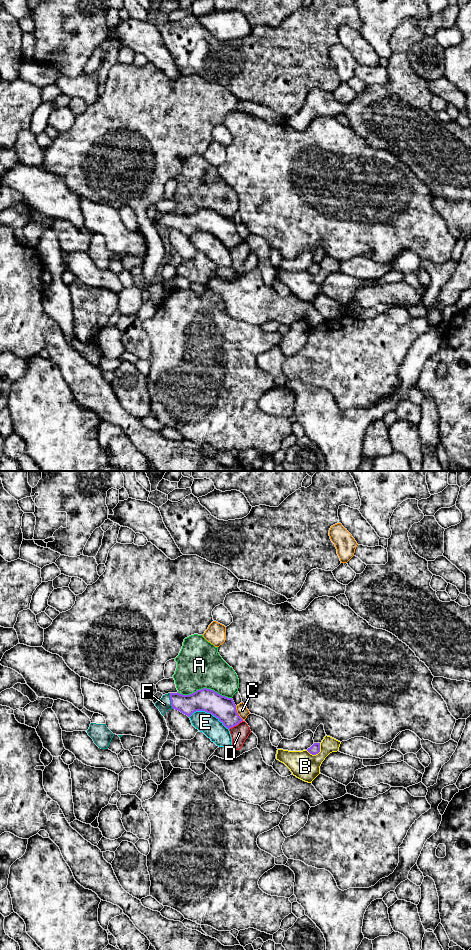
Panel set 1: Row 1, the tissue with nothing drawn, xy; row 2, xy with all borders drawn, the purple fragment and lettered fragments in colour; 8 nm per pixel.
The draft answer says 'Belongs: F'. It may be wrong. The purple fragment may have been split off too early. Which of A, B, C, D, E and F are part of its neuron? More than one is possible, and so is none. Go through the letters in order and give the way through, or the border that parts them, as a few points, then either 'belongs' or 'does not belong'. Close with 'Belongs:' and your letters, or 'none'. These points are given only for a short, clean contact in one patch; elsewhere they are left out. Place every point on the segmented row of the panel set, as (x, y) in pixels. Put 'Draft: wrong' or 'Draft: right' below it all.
A: does not belong
B: does not belong
C: does not belong
D: does not belong
E: does not belong
F: way xy (202, 700), (171, 701), (164, 704); belongs
Belongs: F
Draft: right

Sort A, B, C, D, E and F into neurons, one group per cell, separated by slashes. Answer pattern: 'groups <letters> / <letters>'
groups A / B / C / D / E / F

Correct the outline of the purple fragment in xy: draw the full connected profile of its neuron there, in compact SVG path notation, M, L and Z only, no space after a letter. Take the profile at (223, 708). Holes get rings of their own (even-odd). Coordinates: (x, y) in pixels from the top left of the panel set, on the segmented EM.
M207 688L197 690L189 695L183 695L178 692L165 694L155 703L155 706L163 716L171 709L178 710L188 717L196 711L205 711L218 718L228 729L243 721L237 713L236 705L232 698L222 696Z

